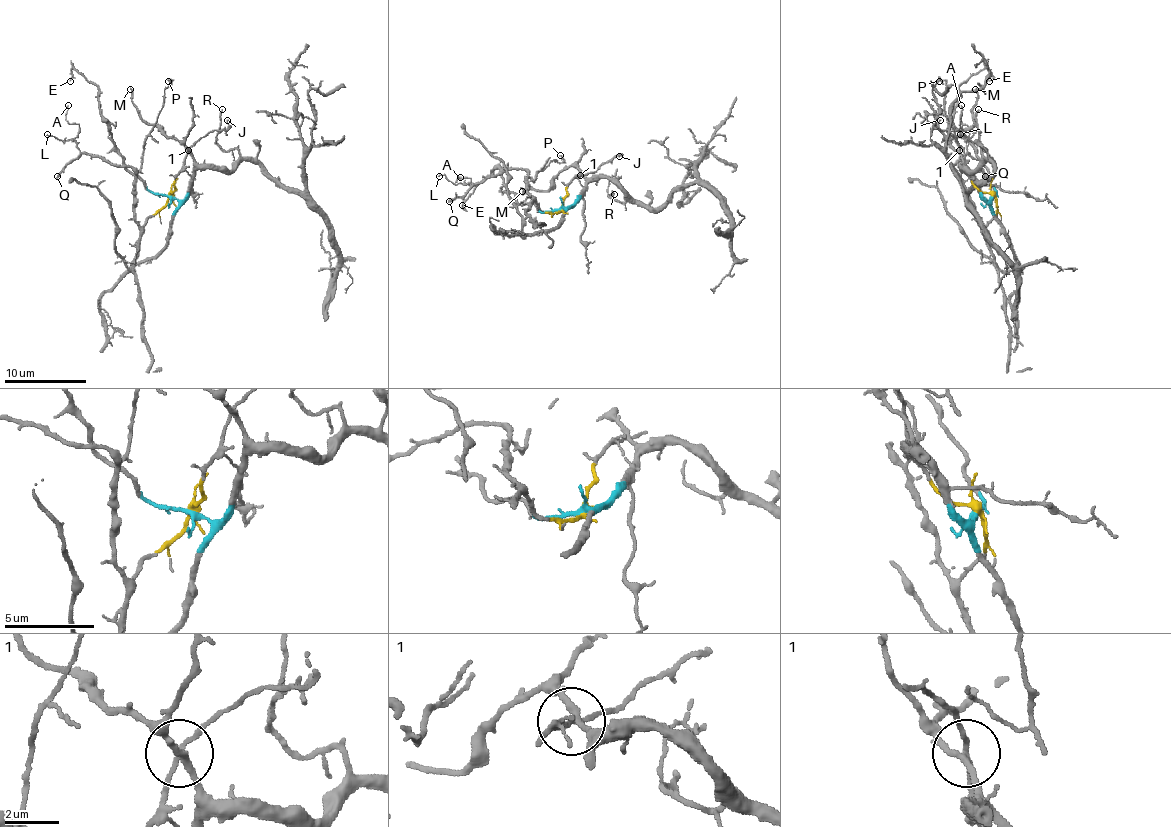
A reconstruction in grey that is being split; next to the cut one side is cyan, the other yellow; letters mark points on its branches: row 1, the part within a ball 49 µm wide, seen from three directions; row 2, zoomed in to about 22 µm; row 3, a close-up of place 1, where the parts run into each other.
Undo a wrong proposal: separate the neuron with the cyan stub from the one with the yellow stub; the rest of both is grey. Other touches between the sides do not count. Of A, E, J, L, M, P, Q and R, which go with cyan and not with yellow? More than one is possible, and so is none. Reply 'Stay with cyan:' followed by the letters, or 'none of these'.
Stay with cyan: E, M, R

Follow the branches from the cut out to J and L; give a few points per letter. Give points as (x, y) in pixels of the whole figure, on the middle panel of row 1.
J: (562, 208), (568, 186), (576, 177), (593, 173), (601, 165), (619, 157)
L: (562, 208), (558, 212), (545, 212), (527, 192), (523, 169), (506, 169), (473, 183), (449, 181), (438, 175)

